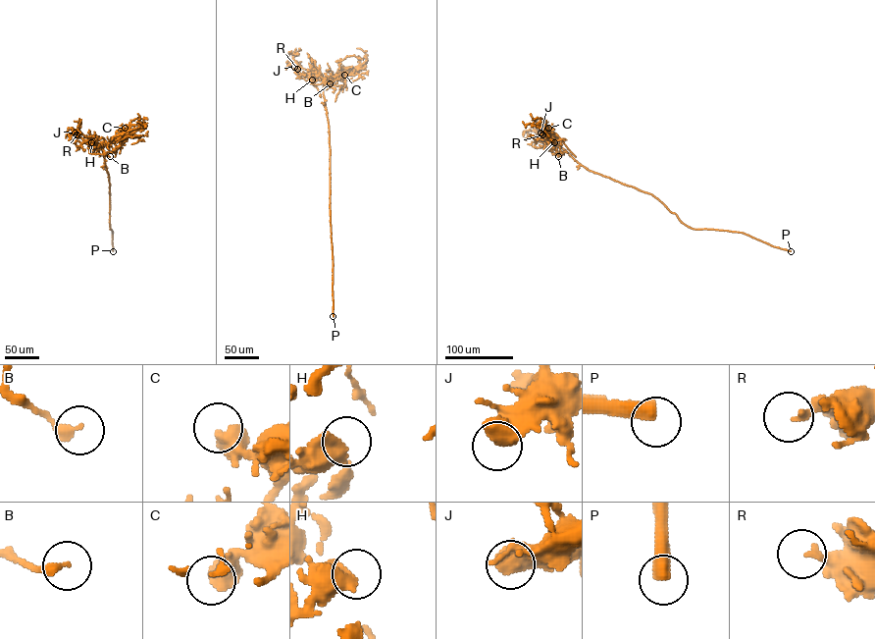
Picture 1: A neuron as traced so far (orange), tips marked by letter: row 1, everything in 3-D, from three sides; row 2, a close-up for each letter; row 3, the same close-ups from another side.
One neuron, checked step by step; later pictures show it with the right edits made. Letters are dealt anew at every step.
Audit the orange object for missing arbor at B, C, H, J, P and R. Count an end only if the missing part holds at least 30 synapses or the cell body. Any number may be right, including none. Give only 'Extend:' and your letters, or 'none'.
Extend: J, P, R

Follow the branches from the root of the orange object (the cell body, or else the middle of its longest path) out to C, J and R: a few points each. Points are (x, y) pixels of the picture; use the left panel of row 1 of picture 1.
C: (109, 187), (103, 142), (116, 138), (125, 128)
J: (109, 187), (103, 142), (75, 133)
R: (109, 187), (103, 142), (77, 134)

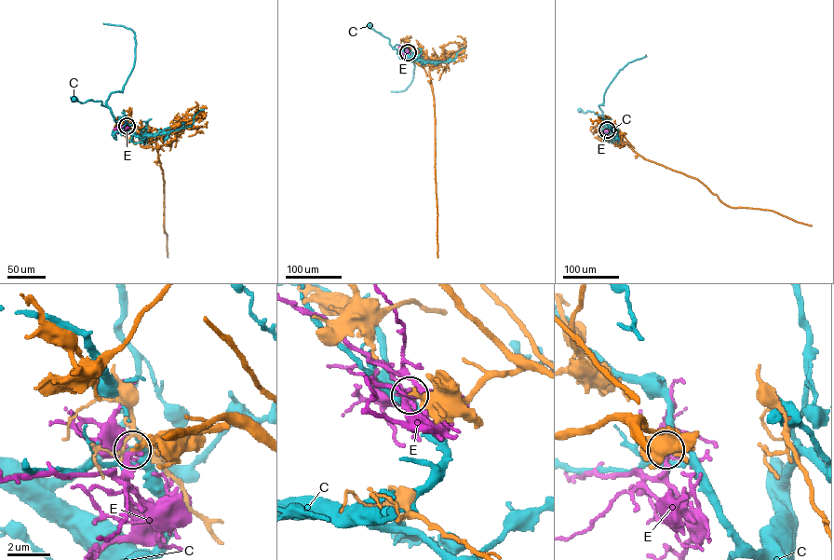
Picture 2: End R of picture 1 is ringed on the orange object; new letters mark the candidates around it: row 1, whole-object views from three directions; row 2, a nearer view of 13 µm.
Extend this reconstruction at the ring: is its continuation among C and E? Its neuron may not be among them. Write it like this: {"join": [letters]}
{"join": ["E"]}

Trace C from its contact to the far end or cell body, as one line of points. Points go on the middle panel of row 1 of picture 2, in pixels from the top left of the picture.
C: (409, 53), (402, 55), (391, 46), (389, 39), (370, 28), (369, 24)

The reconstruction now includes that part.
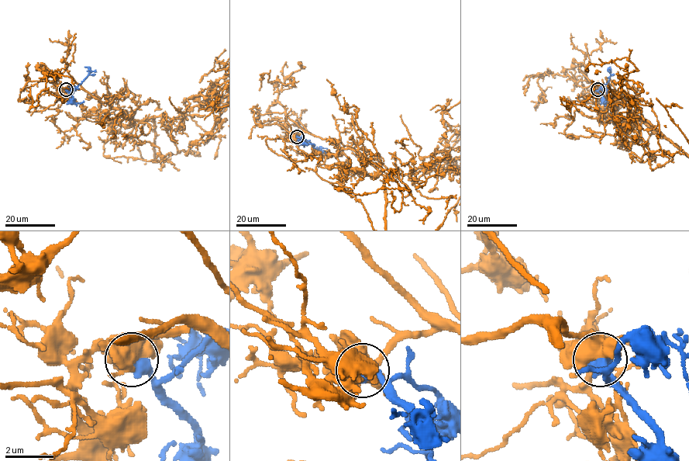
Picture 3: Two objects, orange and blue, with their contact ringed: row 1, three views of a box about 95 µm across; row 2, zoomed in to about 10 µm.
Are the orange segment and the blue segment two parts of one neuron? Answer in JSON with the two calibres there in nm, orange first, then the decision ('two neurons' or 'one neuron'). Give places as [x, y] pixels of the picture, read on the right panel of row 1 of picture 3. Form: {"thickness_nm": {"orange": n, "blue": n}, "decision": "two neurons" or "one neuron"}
{"thickness_nm": {"orange": 550, "blue": 600}, "decision": "one neuron"}

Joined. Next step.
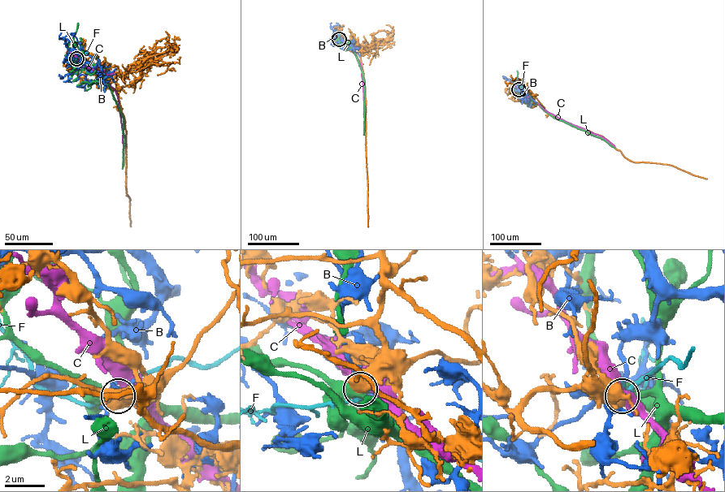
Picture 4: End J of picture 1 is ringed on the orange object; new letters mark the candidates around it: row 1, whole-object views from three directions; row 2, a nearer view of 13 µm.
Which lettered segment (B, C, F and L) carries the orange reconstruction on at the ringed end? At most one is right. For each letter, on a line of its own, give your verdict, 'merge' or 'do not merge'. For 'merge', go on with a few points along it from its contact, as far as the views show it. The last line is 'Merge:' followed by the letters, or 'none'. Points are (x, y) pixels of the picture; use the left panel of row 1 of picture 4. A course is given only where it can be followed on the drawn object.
B: do not merge
C: do not merge
F: merge; course (76, 58), (86, 53), (84, 51)
L: do not merge
Merge: F

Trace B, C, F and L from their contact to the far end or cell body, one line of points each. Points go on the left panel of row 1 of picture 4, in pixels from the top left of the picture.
B: (76, 58), (79, 53), (88, 62), (89, 70), (97, 74), (102, 79), (97, 79), (100, 77), (106, 84)
C: (76, 58), (88, 67), (98, 71), (116, 92), (123, 133), (123, 165)
F: (76, 58), (86, 53), (84, 51)
L: (75, 58), (104, 69), (106, 81), (123, 118), (122, 169)

